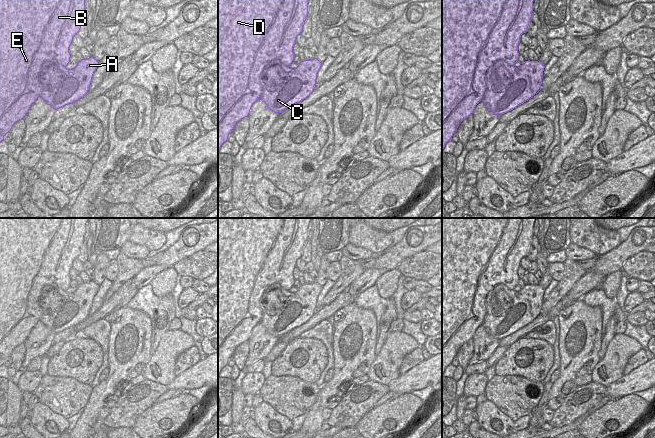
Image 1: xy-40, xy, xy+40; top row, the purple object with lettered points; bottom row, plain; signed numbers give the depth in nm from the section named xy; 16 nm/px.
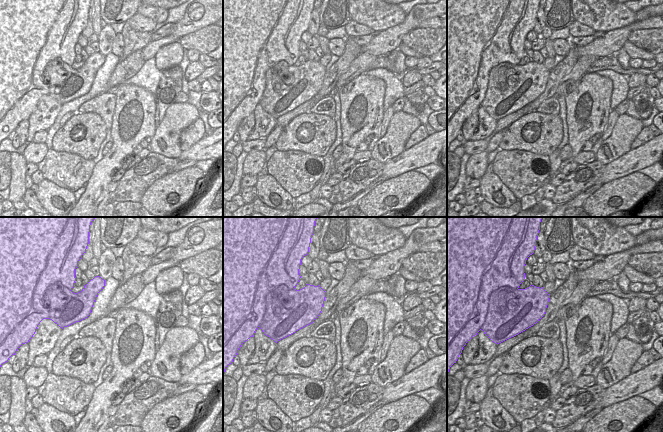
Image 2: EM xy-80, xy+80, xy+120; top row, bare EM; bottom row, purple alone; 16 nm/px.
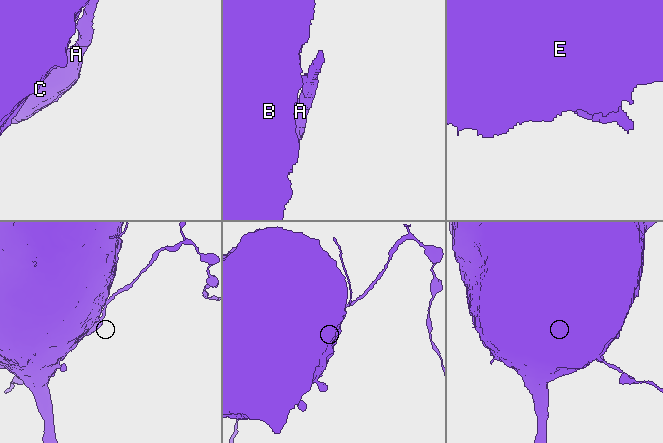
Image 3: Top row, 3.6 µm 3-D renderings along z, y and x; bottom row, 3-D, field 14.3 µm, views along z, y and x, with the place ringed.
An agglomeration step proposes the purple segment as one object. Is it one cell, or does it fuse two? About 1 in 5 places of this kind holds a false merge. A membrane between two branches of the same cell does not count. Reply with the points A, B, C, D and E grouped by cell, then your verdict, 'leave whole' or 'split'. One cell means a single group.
A C / B D E; split

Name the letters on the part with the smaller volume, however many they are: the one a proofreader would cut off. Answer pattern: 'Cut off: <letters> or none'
Cut off: A, C

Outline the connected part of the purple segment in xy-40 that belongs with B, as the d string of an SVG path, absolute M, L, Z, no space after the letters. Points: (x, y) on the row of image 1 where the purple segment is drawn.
M0 0L0 142L4 136L11 131L13 125L24 119L31 105L42 93L42 85L39 81L42 64L56 59L59 64L66 67L70 62L69 47L73 37L80 31L81 23L84 19L85 0Z

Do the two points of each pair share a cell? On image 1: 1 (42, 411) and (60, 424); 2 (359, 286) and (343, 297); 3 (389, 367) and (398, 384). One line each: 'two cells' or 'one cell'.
1: one cell
2: two cells
3: two cells

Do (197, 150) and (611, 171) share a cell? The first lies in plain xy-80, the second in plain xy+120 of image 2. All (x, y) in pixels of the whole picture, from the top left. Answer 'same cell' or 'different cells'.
same cell

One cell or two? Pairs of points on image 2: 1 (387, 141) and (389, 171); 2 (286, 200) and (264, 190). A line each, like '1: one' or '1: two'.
1: two
2: one

